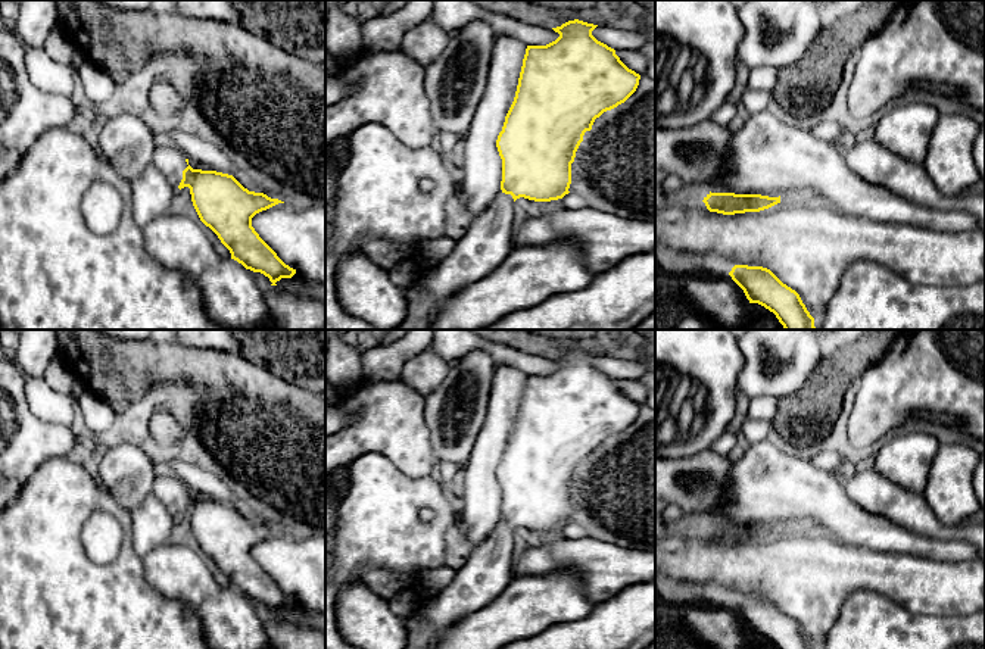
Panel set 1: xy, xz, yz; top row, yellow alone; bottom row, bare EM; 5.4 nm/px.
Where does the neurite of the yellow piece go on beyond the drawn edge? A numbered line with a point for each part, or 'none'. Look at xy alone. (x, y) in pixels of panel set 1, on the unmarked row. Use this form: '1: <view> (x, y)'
1: xy (171, 490)

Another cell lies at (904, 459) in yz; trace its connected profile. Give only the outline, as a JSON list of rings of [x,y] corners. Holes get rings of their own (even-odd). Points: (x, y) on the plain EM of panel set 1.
[[[897,434],[879,447],[867,465],[892,484],[911,493],[923,493],[939,446],[935,434]]]

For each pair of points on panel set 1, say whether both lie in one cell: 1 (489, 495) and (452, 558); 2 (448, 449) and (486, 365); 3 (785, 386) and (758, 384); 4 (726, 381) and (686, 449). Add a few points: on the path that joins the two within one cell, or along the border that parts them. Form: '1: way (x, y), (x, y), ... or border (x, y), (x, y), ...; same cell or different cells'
1: border (460, 512), (465, 536), (473, 549); different cells
2: way (465, 434), (465, 427), (477, 412), (480, 387); same cell
3: way (779, 384), (764, 384); same cell
4: way (720, 399), (717, 421), (704, 436); same cell

